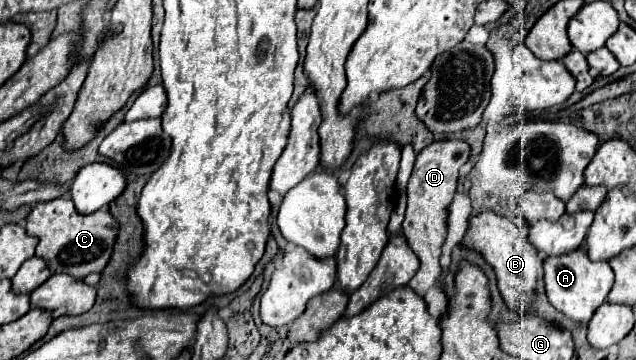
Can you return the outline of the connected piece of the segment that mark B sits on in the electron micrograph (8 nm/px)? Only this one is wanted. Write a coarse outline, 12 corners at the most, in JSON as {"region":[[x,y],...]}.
{"region":[[471,215],[463,249],[493,267],[501,297],[521,311],[535,295],[539,251],[513,221]]}

